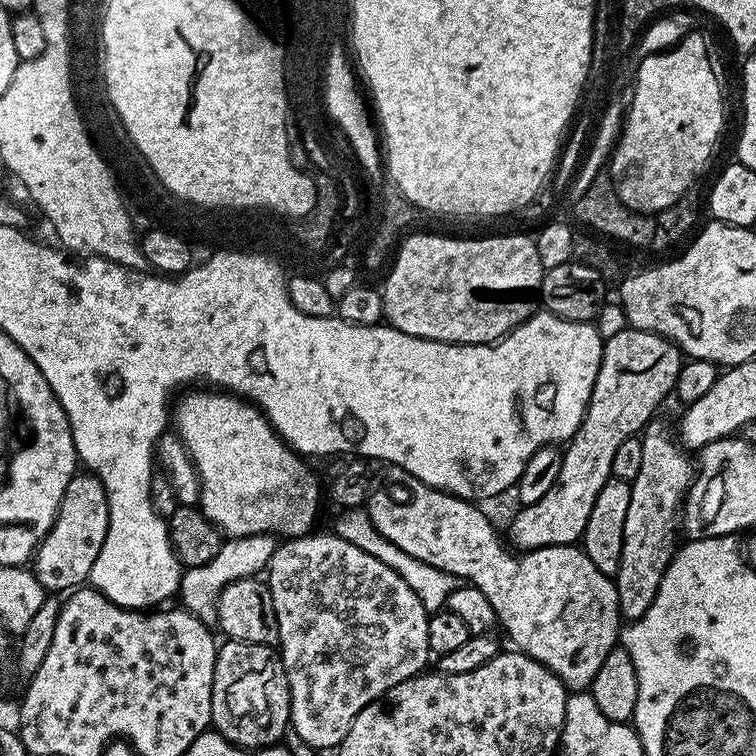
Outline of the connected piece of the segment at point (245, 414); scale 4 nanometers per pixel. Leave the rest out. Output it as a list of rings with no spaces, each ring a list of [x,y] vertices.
[[[192,390],[184,395],[174,404],[174,431],[200,475],[198,507],[204,517],[228,538],[266,534],[276,538],[309,535],[312,512],[320,508],[320,484],[315,474],[304,465],[307,463],[285,444],[281,436],[276,435],[268,417],[256,405],[223,390]]]

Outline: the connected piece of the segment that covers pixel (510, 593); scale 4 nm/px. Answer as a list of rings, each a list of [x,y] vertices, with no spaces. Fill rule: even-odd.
[[[389,467],[388,472],[381,471],[378,476],[378,483],[373,487],[372,493],[369,494],[366,503],[366,509],[369,514],[370,522],[377,528],[378,533],[382,534],[385,539],[388,539],[398,546],[400,550],[404,550],[406,554],[418,559],[424,564],[434,566],[438,570],[442,570],[450,575],[454,575],[459,581],[467,582],[471,587],[482,591],[482,594],[489,599],[490,606],[495,610],[497,623],[504,628],[513,644],[519,651],[522,651],[534,658],[542,665],[551,670],[557,678],[563,682],[564,687],[570,692],[585,691],[591,687],[593,678],[602,666],[603,659],[609,654],[610,650],[617,645],[620,638],[620,631],[622,628],[622,617],[620,614],[620,607],[618,606],[618,594],[615,581],[604,574],[594,565],[583,547],[576,544],[559,544],[558,546],[546,546],[545,548],[536,548],[532,552],[521,551],[517,554],[515,551],[507,552],[504,549],[504,544],[500,541],[500,536],[496,533],[496,528],[492,525],[492,520],[483,512],[483,507],[477,506],[473,501],[463,500],[457,496],[452,496],[449,492],[440,492],[436,488],[430,487],[428,484],[423,484],[418,478],[414,478],[404,468]]]

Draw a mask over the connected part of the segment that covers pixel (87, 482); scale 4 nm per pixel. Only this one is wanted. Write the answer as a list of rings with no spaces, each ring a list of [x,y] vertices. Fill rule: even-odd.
[[[91,474],[73,476],[72,481],[68,483],[62,494],[62,502],[58,506],[58,514],[54,518],[50,530],[42,538],[39,546],[36,547],[34,571],[42,587],[52,594],[64,594],[69,590],[81,587],[87,581],[90,570],[94,566],[94,558],[98,558],[98,550],[102,550],[102,542],[106,542],[107,529],[108,503],[102,482],[97,476]]]

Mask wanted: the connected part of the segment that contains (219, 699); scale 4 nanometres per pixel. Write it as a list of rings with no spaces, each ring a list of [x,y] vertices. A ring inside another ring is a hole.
[[[228,640],[219,645],[214,666],[212,683],[212,723],[211,727],[226,737],[237,748],[270,748],[281,743],[280,740],[290,728],[290,686],[284,673],[277,649],[266,644],[247,644]]]

